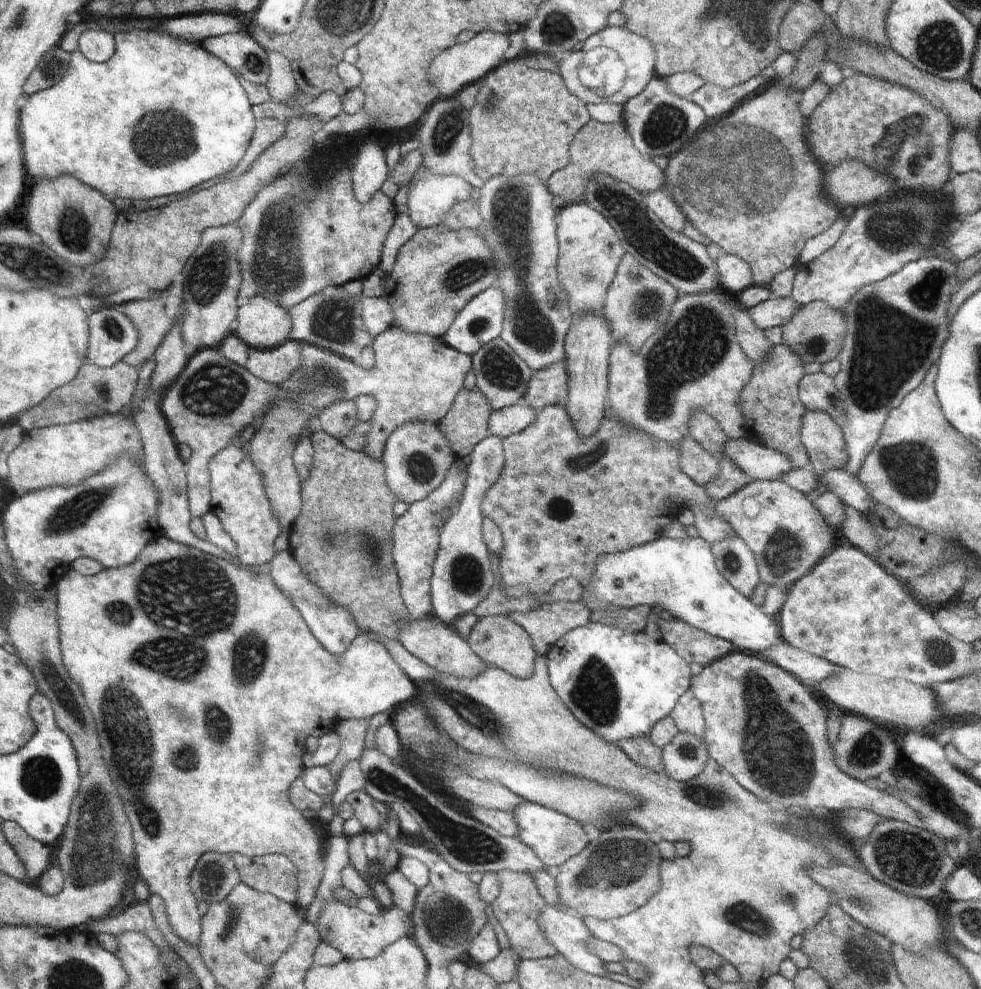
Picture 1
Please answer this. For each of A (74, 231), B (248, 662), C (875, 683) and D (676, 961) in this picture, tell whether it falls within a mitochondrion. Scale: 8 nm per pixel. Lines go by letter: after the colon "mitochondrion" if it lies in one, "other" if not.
A: mitochondrion
B: mitochondrion
C: other
D: other

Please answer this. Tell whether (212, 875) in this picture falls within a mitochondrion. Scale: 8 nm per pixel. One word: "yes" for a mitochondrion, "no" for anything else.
yes

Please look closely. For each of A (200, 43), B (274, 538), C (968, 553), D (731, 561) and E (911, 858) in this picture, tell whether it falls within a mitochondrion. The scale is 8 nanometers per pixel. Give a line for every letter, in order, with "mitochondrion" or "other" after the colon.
A: other
B: other
C: other
D: mitochondrion
E: mitochondrion

